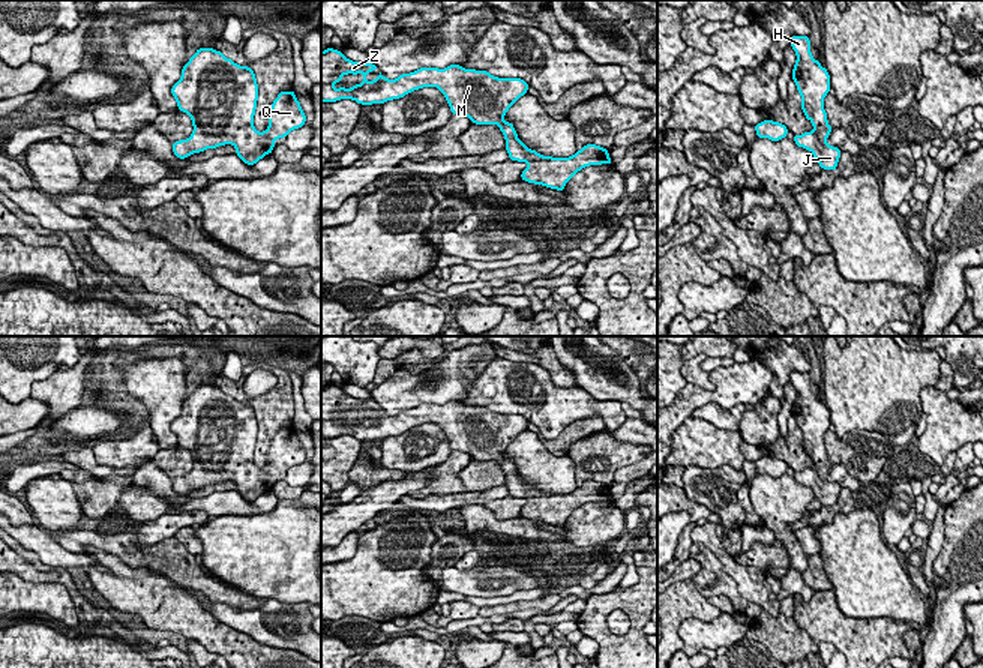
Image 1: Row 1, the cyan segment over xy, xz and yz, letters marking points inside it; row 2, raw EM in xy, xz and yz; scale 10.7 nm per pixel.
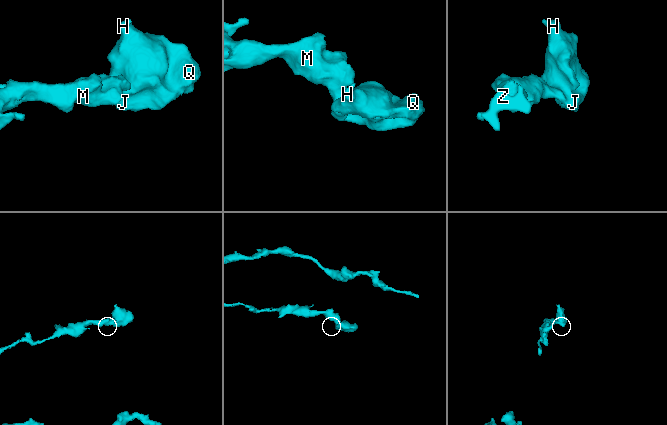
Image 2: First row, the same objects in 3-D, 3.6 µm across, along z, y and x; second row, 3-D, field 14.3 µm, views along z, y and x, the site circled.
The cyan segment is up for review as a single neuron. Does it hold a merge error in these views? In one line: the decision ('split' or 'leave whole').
leave whole

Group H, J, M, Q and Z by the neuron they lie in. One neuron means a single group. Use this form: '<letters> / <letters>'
H J M Q Z

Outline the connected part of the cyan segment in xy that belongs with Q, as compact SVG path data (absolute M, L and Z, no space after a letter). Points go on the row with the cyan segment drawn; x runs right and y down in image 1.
M215 48L197 50L185 63L171 95L194 126L189 138L173 143L173 153L179 159L233 144L246 165L255 165L272 153L276 140L306 122L296 93L284 90L272 104L269 128L264 132L257 131L254 116L258 84L254 71L239 66Z

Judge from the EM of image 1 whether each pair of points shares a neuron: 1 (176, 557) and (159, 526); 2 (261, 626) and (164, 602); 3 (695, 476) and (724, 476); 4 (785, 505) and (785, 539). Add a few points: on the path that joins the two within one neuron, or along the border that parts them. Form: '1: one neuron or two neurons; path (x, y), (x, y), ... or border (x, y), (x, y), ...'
1: two neurons; border (135, 533), (141, 544), (156, 544), (173, 535)
2: two neurons; border (186, 592), (192, 593), (218, 619), (243, 634)
3: one neuron; path (703, 476), (716, 476)
4: one neuron; path (785, 514), (785, 530)

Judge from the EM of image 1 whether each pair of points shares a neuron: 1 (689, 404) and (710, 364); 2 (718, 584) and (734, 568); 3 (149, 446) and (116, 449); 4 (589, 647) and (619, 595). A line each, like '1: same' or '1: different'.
1: different
2: different
3: same
4: different

